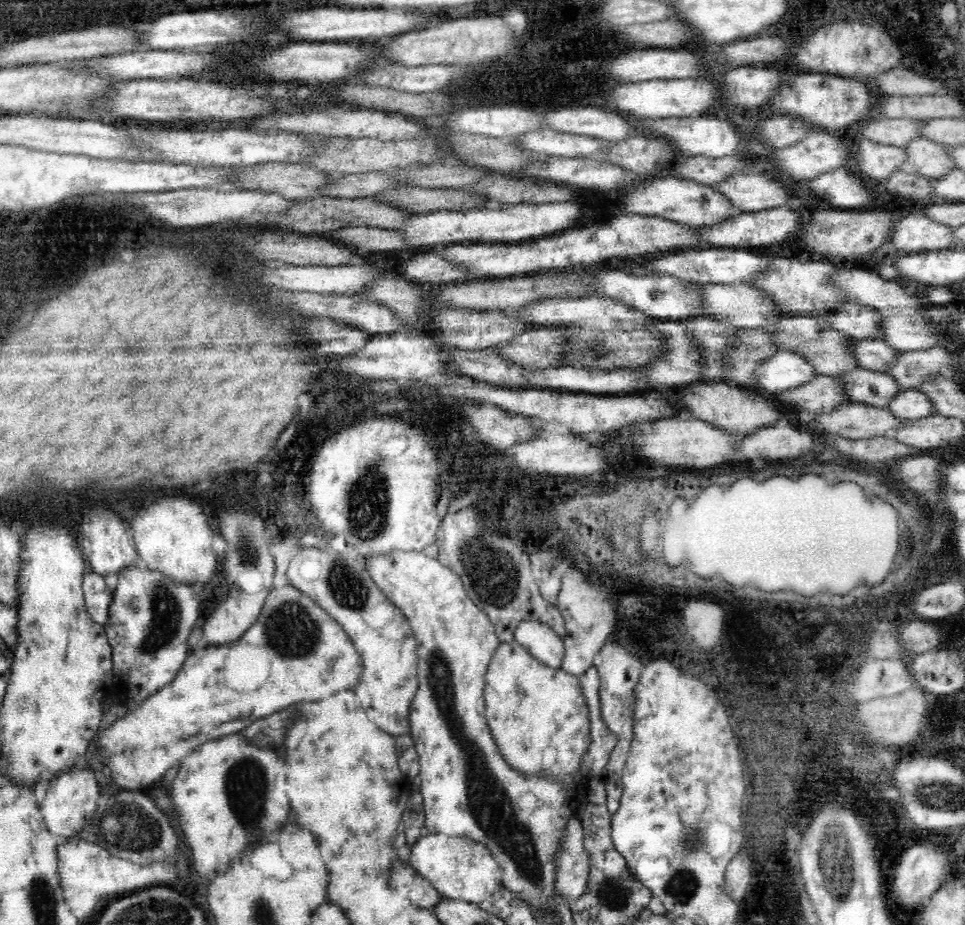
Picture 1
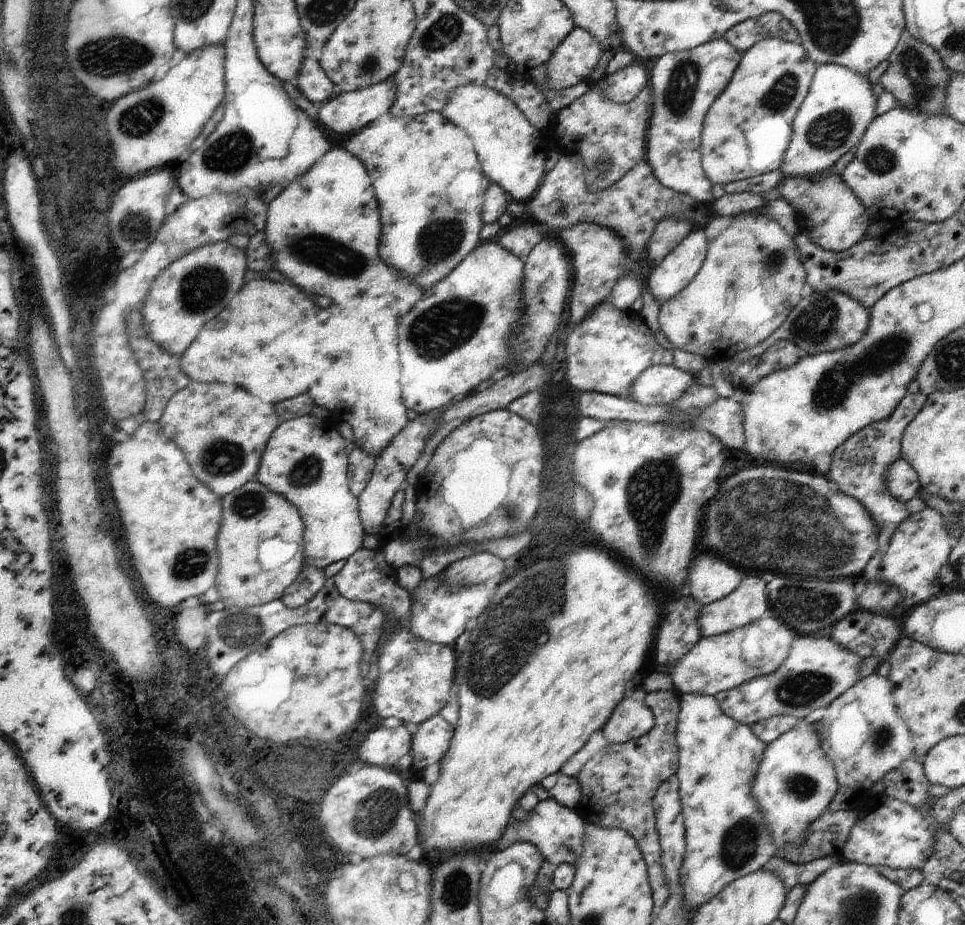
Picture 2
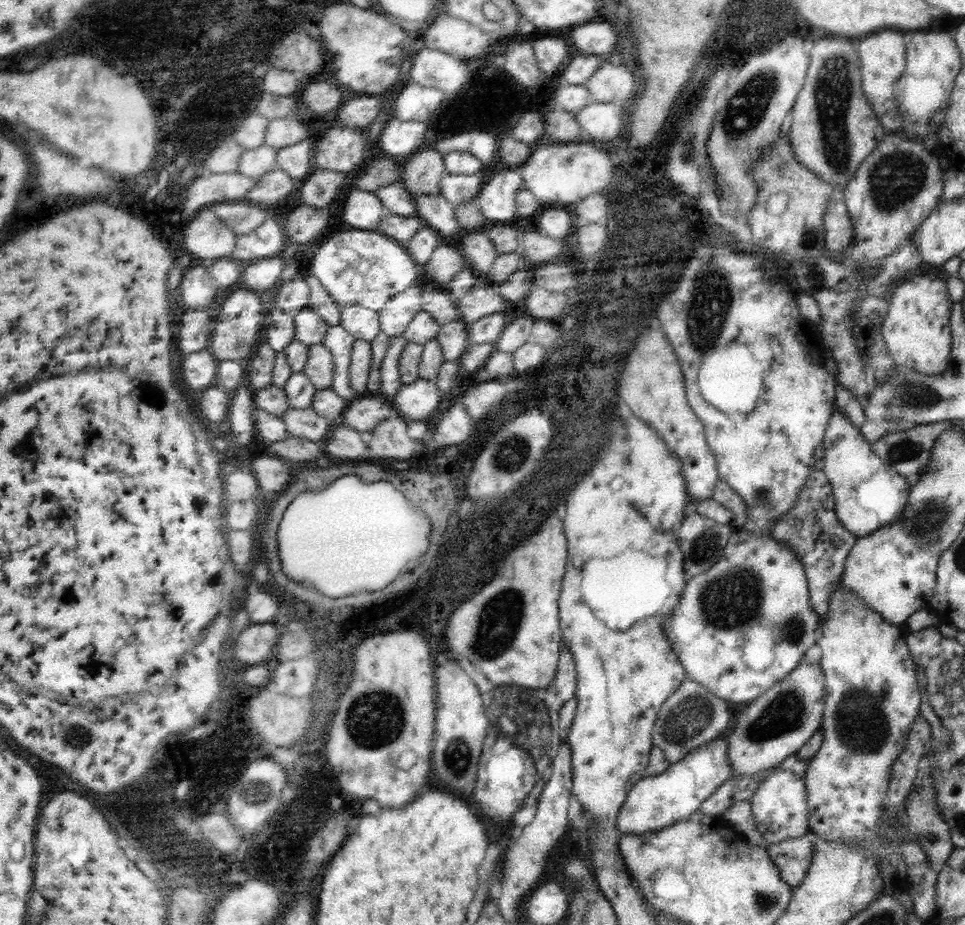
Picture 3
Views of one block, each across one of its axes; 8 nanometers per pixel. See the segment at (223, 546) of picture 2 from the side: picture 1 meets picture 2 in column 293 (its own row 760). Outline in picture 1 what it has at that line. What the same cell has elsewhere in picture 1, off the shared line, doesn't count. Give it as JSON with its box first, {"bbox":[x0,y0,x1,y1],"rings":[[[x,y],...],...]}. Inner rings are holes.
{"bbox":[484,640,591,785],"rings":[[[514,640],[501,642],[498,646],[488,665],[484,682],[487,724],[492,730],[492,737],[494,737],[502,758],[514,770],[518,770],[520,774],[524,774],[527,778],[541,776],[542,752],[545,748],[551,746],[557,750],[557,762],[553,765],[554,780],[558,780],[558,782],[568,781],[570,784],[576,783],[576,785],[579,785],[578,770],[580,770],[582,758],[586,748],[590,746],[591,739],[590,709],[588,709],[586,697],[582,693],[580,677],[568,674],[561,668],[550,668],[538,662],[526,648]]]}

